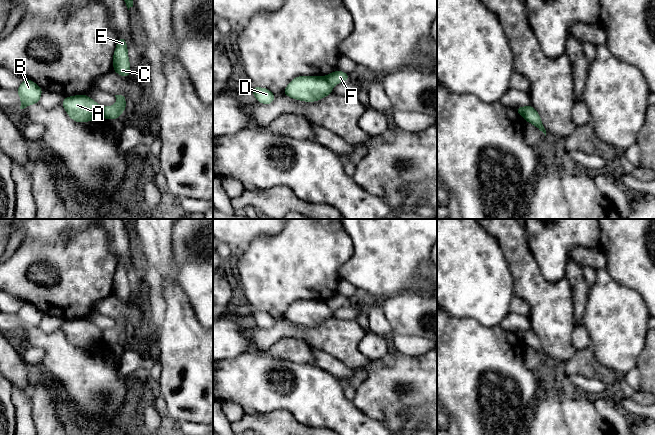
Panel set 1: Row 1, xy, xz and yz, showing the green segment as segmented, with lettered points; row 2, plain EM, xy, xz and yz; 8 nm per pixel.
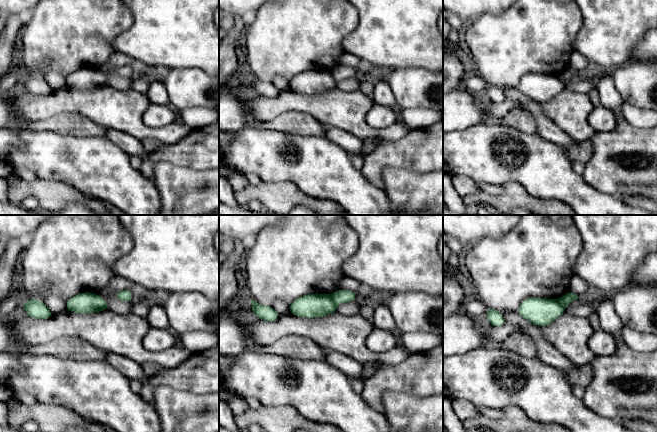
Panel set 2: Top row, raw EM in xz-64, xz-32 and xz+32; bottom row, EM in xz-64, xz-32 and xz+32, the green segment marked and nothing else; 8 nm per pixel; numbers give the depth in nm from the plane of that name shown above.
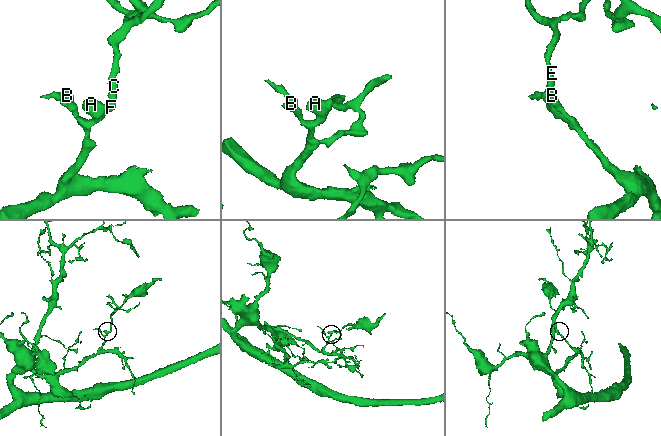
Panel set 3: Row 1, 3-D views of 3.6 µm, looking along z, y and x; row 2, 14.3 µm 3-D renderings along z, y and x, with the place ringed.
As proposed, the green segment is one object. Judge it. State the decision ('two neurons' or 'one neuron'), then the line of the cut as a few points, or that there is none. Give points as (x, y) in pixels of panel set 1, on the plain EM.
two neurons | xz (324, 300), (332, 310)

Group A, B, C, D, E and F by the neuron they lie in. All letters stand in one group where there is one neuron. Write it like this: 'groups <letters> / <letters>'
groups A B D / C E F

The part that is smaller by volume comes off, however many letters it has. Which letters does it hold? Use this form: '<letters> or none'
C, E, F

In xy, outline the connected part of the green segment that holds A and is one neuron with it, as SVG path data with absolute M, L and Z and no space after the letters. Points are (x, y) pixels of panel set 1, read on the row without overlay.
M86 318L67 320L61 326L70 343L78 347L89 346L103 341L103 330Z

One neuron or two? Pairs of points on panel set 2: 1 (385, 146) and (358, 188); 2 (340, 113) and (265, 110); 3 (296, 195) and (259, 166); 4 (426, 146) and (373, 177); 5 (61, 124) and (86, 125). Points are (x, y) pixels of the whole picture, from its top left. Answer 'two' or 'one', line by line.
1: two
2: one
3: two
4: one
5: one

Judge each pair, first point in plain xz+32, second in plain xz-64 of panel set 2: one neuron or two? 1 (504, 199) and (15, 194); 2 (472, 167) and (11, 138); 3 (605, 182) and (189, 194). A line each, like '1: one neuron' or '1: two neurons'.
1: one neuron
2: two neurons
3: two neurons

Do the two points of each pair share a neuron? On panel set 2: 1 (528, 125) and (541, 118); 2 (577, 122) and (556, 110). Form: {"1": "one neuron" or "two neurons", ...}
{"1": "two neurons", "2": "one neuron"}

